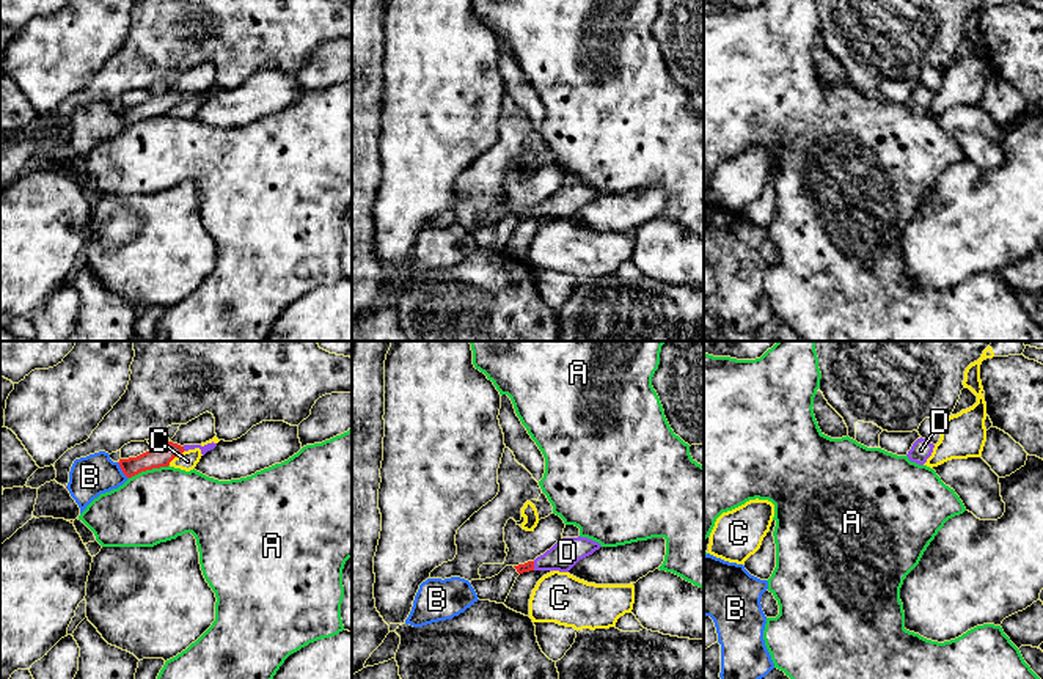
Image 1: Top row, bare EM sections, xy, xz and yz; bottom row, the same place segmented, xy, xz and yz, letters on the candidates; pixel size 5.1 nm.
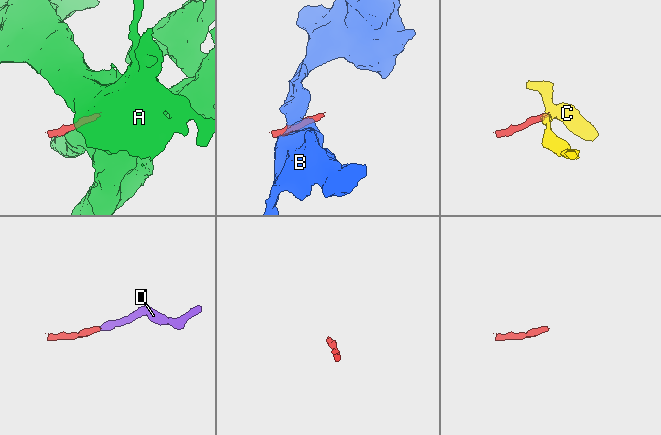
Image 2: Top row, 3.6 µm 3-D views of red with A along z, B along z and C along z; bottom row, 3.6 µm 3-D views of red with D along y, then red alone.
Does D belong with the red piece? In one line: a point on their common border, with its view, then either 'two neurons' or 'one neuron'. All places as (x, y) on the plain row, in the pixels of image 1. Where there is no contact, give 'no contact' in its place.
contact xz (533, 214); one neuron

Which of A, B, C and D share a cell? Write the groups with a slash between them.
A / B / C / D

